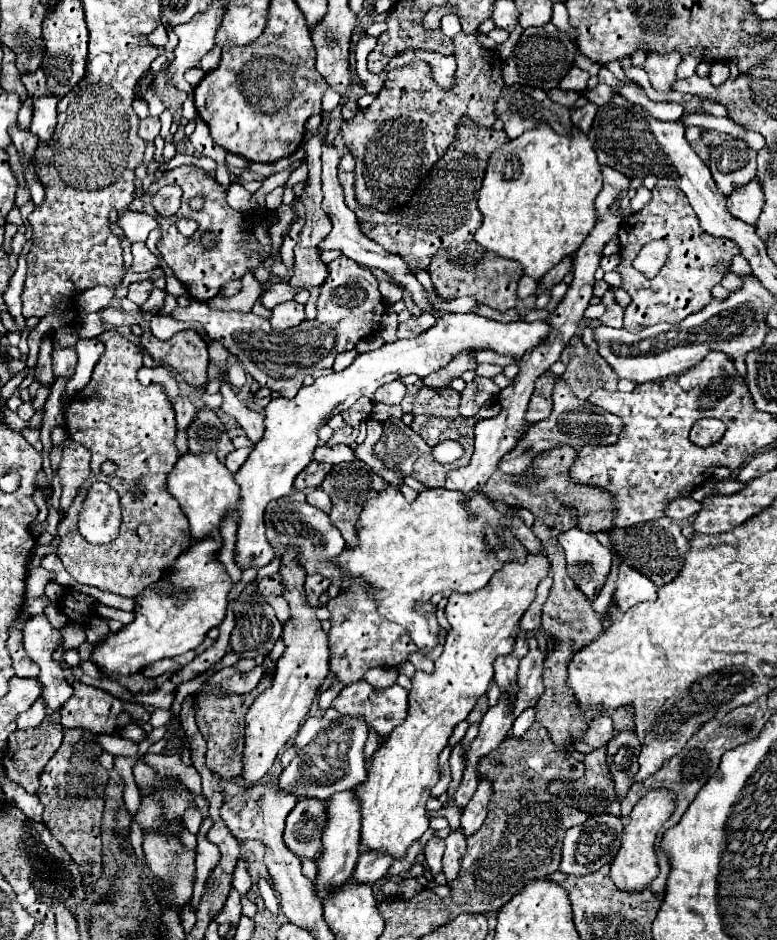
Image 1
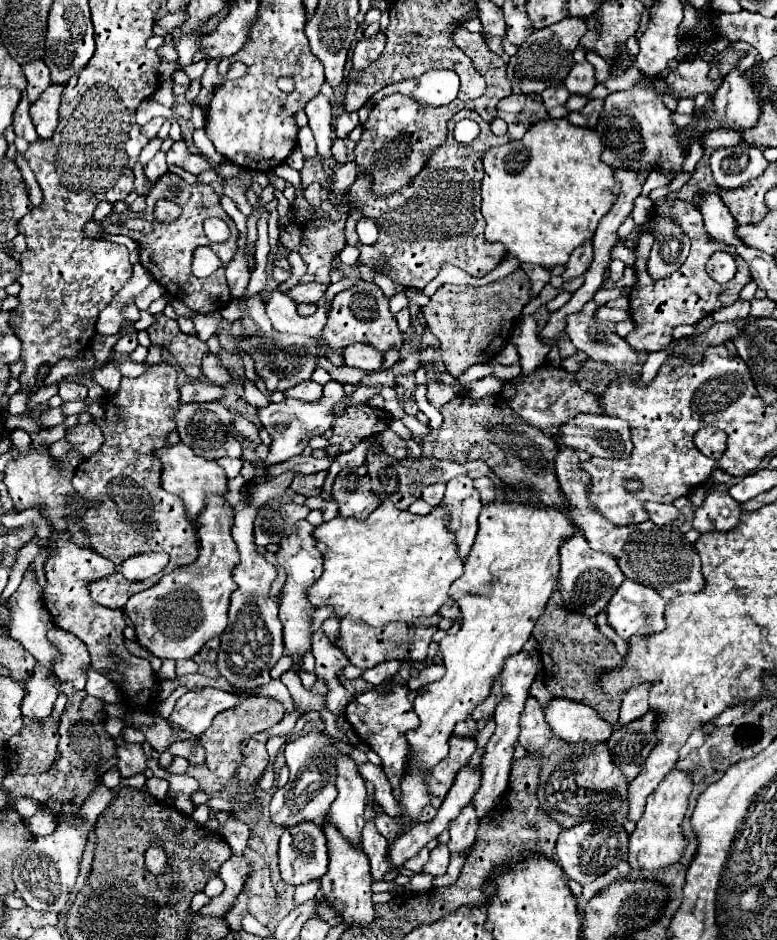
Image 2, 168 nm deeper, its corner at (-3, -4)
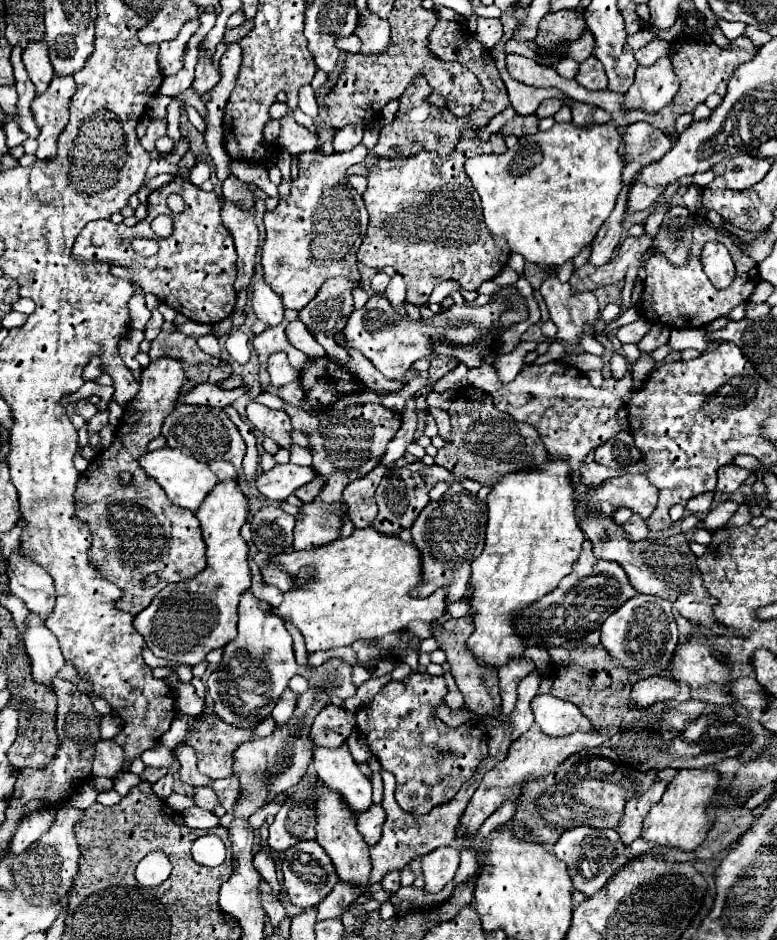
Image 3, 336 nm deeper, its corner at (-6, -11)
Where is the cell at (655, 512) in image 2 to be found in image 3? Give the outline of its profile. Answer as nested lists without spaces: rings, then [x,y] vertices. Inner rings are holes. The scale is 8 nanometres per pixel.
[[[632,515],[632,517],[628,519],[628,523],[624,523],[624,525],[622,525],[622,529],[624,529],[626,539],[630,539],[630,541],[646,539],[646,537],[648,537],[648,533],[650,533],[650,529],[648,529],[646,521],[642,521],[638,515]]]

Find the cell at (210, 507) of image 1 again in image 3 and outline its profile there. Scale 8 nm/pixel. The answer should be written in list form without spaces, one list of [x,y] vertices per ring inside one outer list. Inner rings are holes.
[[[164,447],[164,449],[156,449],[146,453],[144,457],[140,457],[140,469],[152,477],[168,495],[168,499],[178,505],[178,507],[186,507],[190,511],[196,511],[200,507],[200,503],[204,501],[204,497],[210,493],[210,489],[218,483],[216,475],[210,471],[210,467],[206,463],[200,463],[196,459],[192,459],[190,455],[184,455],[182,451]]]

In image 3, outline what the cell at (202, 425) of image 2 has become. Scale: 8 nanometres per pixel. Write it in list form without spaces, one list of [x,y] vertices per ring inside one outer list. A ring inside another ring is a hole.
[[[178,403],[174,411],[164,419],[162,435],[166,437],[168,447],[180,449],[184,455],[192,455],[194,459],[202,463],[208,463],[212,459],[226,459],[238,471],[242,469],[242,459],[246,455],[246,443],[240,431],[236,429],[236,425],[230,421],[230,417],[222,409]]]

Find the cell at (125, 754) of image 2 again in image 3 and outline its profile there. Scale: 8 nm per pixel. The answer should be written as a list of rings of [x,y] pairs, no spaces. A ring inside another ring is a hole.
[[[98,739],[94,743],[94,763],[92,763],[92,775],[102,775],[114,779],[118,773],[124,771],[124,753],[120,751],[120,745],[114,741]]]

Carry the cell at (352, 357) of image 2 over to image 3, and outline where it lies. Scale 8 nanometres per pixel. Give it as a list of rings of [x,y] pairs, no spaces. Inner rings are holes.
[[[332,277],[322,285],[316,299],[312,303],[308,303],[308,307],[304,307],[304,311],[300,311],[300,321],[306,325],[306,329],[312,333],[312,337],[326,349],[328,357],[332,361],[340,363],[340,365],[348,363],[348,353],[334,343],[334,335],[346,325],[346,321],[348,321],[348,317],[350,317],[350,313],[354,309],[352,291],[356,287],[362,287],[362,283],[360,281],[350,281],[346,277]]]

